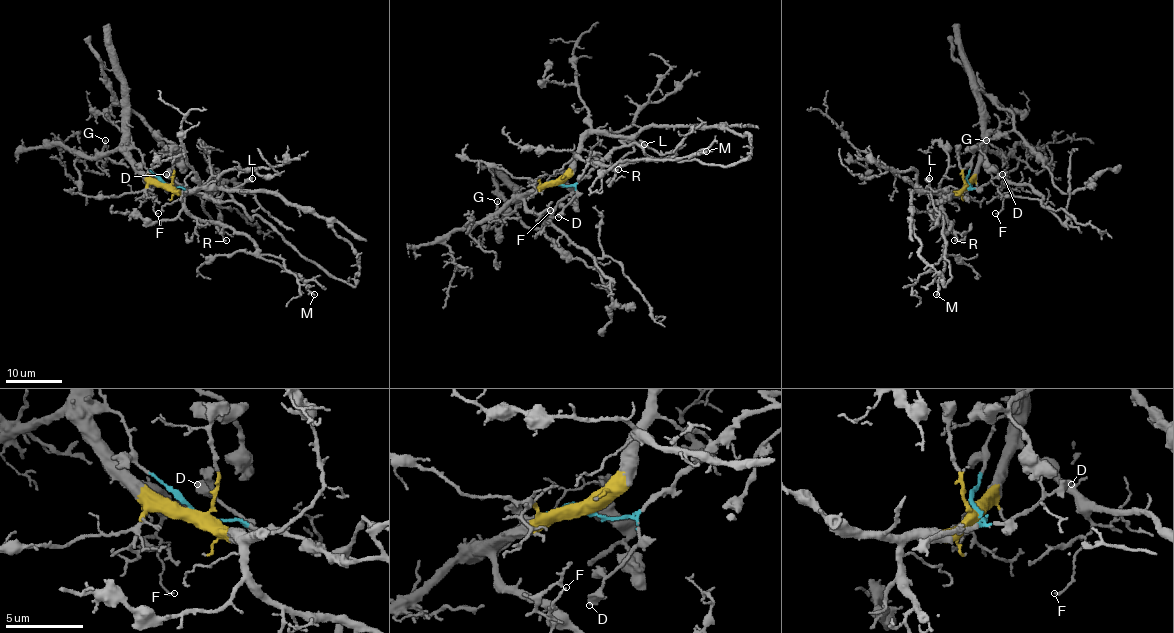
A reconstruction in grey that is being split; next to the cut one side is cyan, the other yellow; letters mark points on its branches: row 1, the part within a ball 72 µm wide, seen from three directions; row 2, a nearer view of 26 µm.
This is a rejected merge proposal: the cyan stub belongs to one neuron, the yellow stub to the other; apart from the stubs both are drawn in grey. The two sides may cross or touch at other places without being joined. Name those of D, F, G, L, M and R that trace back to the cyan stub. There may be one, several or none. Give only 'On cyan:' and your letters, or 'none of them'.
On cyan: D, L

